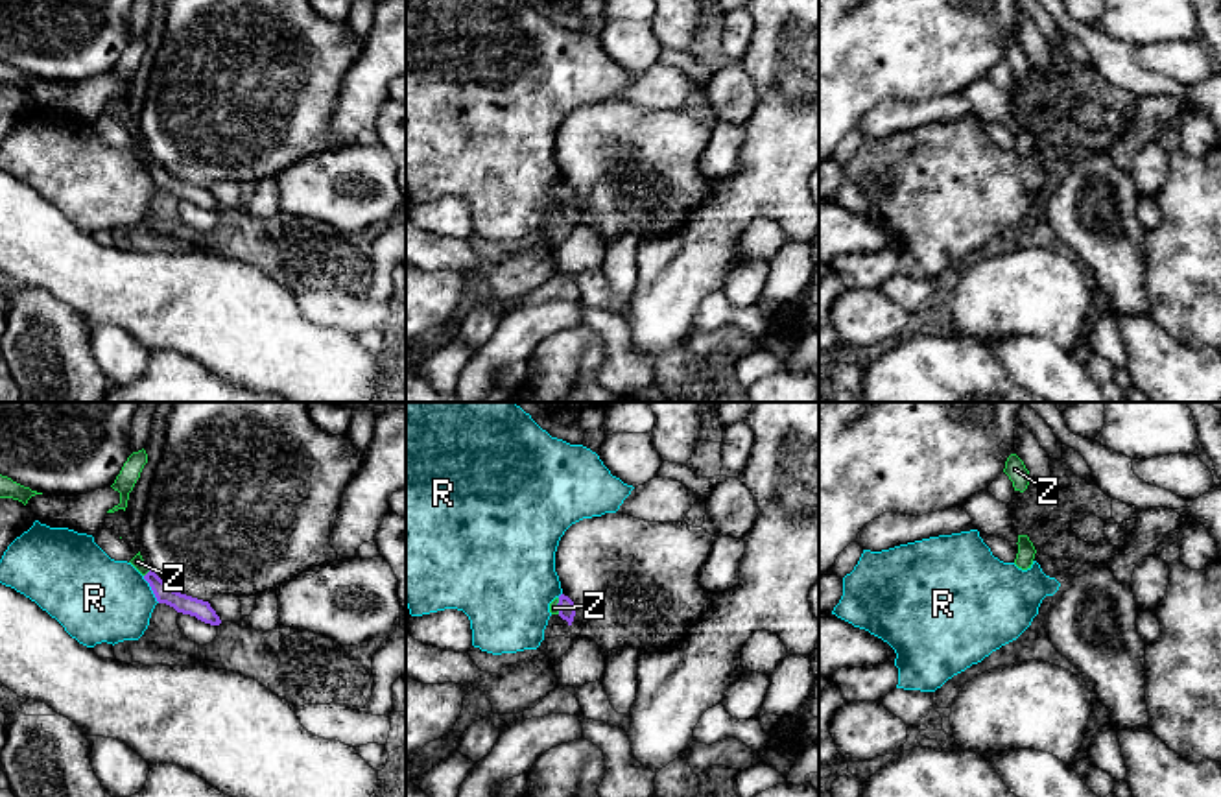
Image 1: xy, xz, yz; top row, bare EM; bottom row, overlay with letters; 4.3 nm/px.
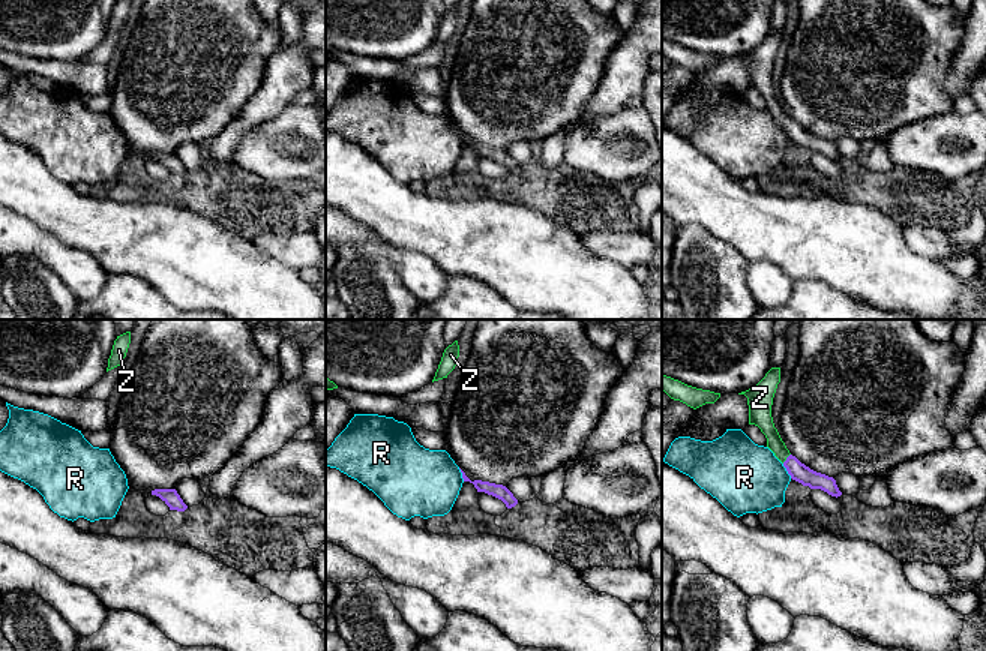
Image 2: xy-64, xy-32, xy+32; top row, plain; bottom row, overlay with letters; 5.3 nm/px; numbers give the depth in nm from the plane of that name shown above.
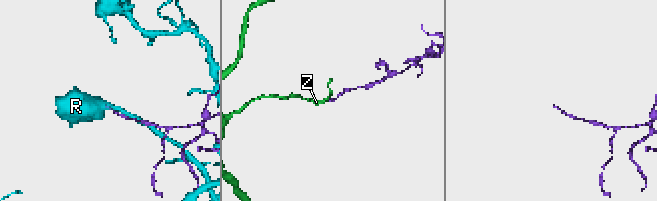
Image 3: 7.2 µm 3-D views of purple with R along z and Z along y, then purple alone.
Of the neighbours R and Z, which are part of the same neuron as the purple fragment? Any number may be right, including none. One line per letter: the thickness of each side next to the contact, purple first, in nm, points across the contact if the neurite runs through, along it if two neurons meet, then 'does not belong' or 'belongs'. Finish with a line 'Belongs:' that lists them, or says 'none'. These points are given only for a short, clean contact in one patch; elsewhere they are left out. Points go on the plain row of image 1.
R: calibres 80 and 380 nm; does not belong
Z: calibres 80 and 60 nm; way xy (183, 190), (168, 183), (146, 161), (137, 148); belongs
Belongs: Z

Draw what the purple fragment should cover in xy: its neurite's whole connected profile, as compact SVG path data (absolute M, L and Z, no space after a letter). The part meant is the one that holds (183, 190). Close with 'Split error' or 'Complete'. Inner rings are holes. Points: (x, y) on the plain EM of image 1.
M140 138L129 148L149 170L159 190L173 194L177 199L196 203L197 207L219 212L221 207L208 188L181 181L166 172L142 146Z. Split error

